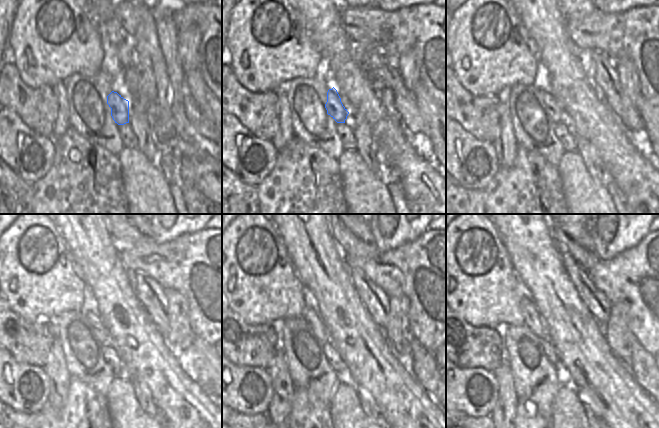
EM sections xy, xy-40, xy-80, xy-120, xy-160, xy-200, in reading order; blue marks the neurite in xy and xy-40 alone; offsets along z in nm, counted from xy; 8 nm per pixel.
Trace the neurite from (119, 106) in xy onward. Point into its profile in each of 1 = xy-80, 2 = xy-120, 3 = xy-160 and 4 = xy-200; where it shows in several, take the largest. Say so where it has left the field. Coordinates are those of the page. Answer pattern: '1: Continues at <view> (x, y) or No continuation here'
1: Continues at xy-80 (555, 110)
2: Continues at xy-120 (102, 334)
3: Continues at xy-160 (314, 319)
4: Continues at xy-200 (531, 318).

